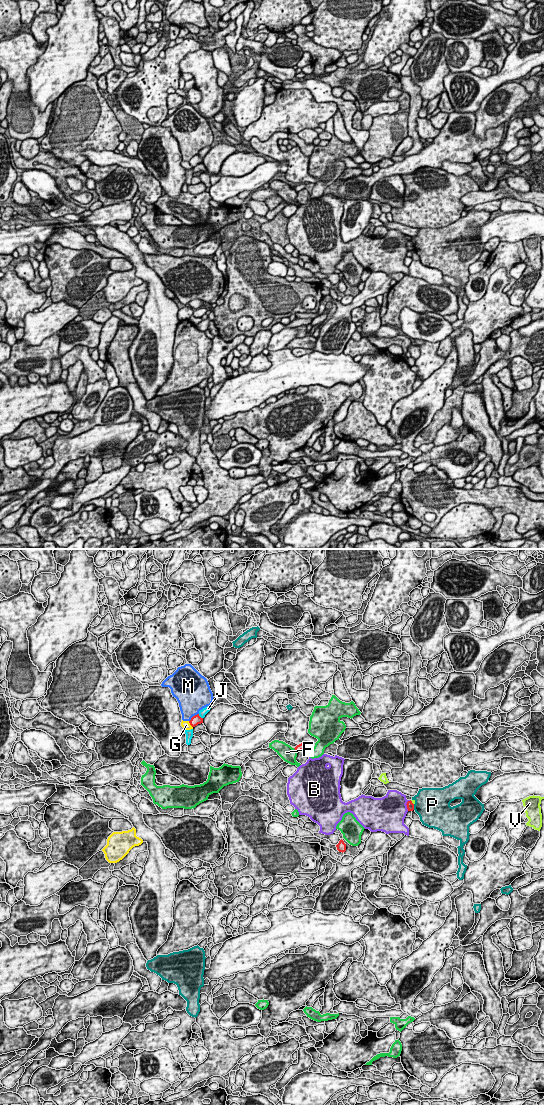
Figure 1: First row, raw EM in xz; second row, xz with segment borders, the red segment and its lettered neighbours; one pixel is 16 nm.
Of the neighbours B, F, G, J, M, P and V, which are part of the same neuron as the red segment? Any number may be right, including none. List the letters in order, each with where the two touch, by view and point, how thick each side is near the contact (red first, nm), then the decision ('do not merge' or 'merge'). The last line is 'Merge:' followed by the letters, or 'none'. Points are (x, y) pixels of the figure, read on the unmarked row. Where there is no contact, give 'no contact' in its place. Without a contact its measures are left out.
B: contact xz (406, 244); calibres 130 and 480 nm; do not merge
F: contact xz (295, 190); calibres 100 and 240 nm; do not merge
G: contact xz (190, 164); calibres 160 and 130 nm; do not merge
J: contact xz (199, 156); calibres 160 and 120 nm; do not merge
M: contact xz (193, 156); calibres 160 and 400 nm; do not merge
P: contact xz (413, 247); calibres 130 and 460 nm; do not merge
V: contact xz (411, 242); calibres 130 and 60 nm; do not merge
Merge: none

